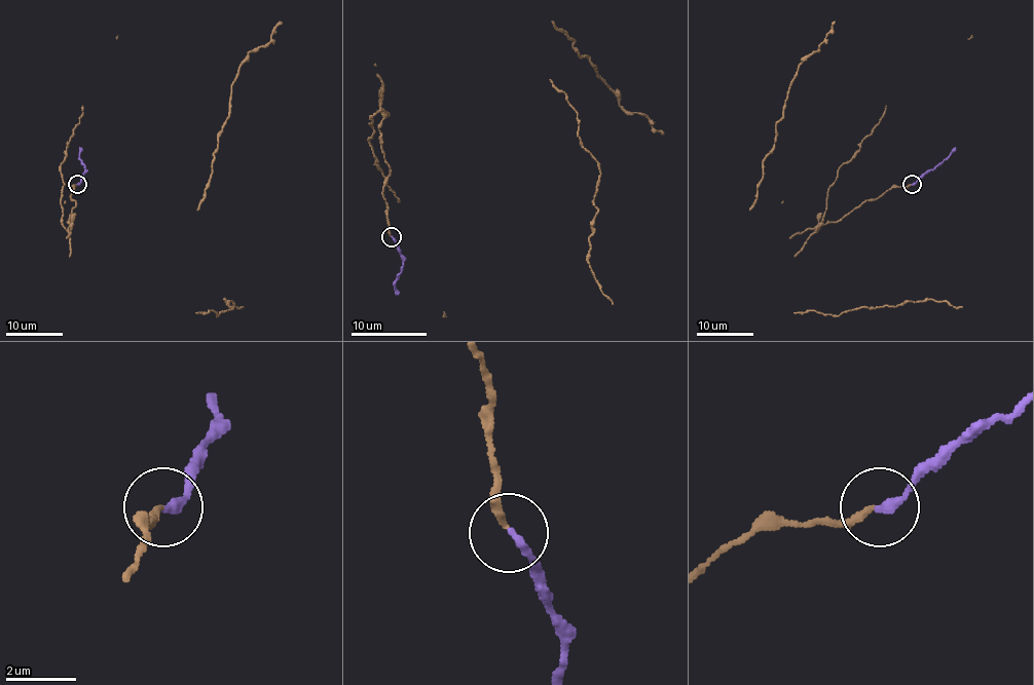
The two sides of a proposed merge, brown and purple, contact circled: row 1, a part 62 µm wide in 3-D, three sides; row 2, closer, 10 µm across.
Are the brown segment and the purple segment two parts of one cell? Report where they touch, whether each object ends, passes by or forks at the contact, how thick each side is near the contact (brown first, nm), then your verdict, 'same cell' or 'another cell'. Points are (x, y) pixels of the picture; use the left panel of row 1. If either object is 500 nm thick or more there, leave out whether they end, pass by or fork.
place (77, 184); brown ends; purple ends; calibres 200 and 260 nm; same cell

